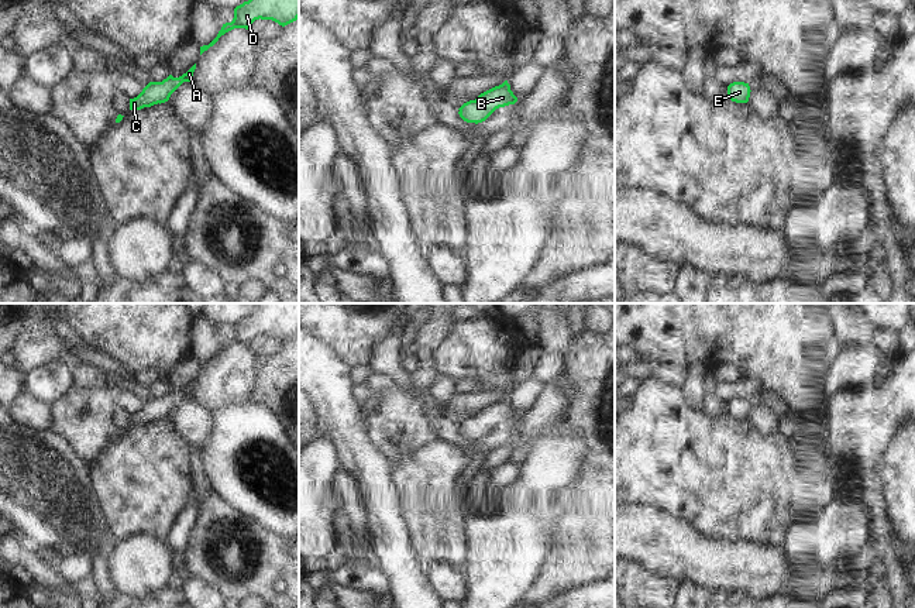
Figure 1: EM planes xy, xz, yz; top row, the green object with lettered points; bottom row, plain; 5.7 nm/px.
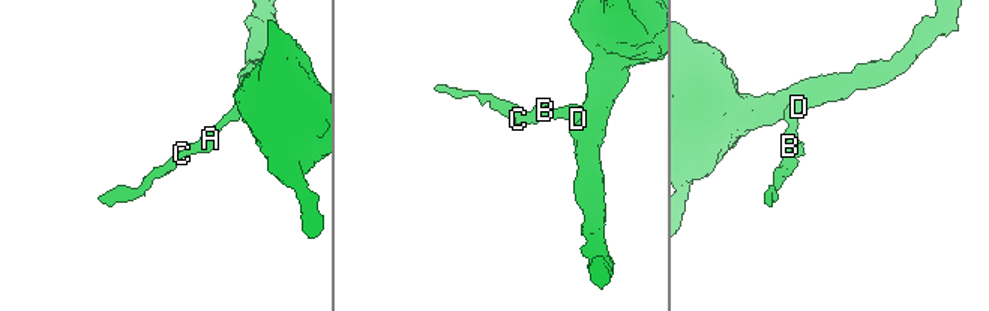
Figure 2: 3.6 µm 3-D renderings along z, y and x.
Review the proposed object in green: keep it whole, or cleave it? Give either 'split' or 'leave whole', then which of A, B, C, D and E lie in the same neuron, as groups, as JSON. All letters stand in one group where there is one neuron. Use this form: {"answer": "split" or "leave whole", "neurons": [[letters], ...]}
{"answer": "leave whole", "neurons": [["A", "B", "C", "D", "E"]]}

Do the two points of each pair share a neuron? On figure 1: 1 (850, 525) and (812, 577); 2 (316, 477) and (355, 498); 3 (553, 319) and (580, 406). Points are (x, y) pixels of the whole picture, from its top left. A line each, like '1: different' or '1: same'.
1: different
2: different
3: different

